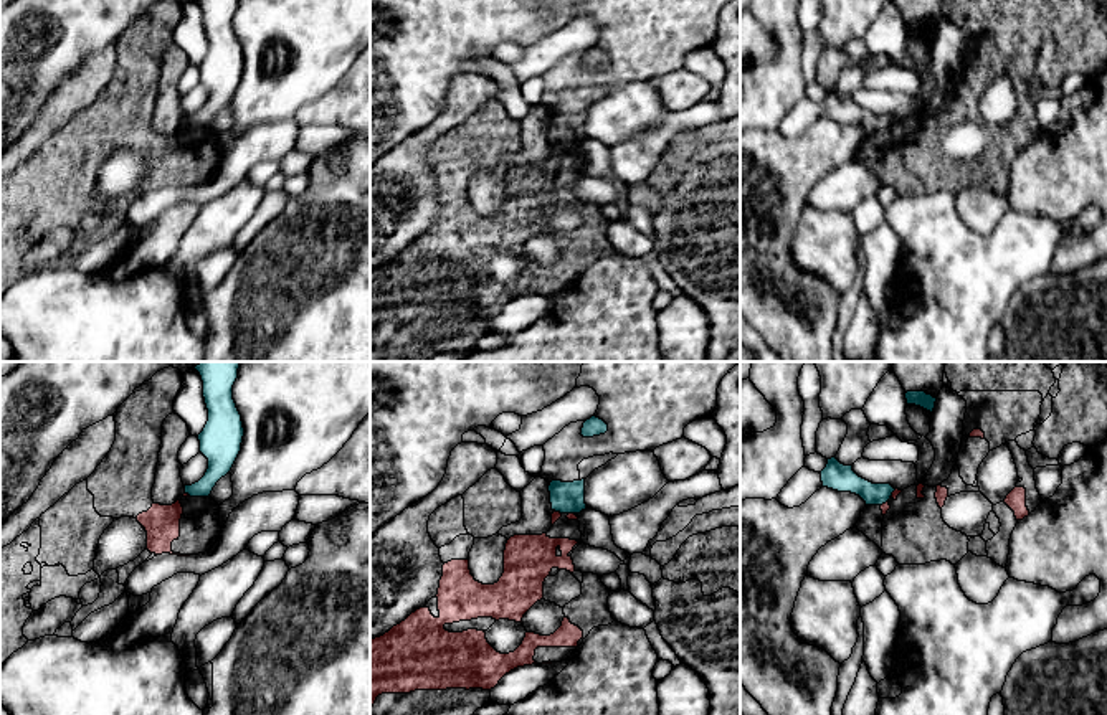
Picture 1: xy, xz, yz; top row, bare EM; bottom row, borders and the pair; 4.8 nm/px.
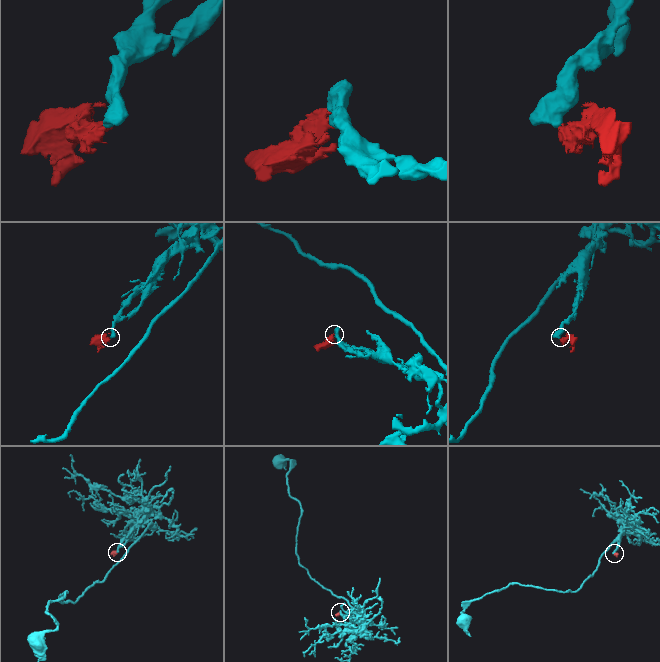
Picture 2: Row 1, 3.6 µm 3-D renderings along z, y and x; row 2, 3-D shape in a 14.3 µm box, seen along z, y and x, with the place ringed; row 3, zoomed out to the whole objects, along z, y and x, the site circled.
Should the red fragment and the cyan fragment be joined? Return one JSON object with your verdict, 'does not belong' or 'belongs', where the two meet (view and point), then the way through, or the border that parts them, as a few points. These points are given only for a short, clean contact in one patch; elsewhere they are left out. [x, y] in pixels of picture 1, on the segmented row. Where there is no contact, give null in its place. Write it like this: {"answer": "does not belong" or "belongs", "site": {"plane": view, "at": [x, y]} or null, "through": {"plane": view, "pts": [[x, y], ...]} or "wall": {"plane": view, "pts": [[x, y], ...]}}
{"answer": "does not belong", "site": {"plane": "yz", "at": [893, 492]}, "wall": {"plane": "yz", "pts": [[896, 489], [889, 496]]}}

